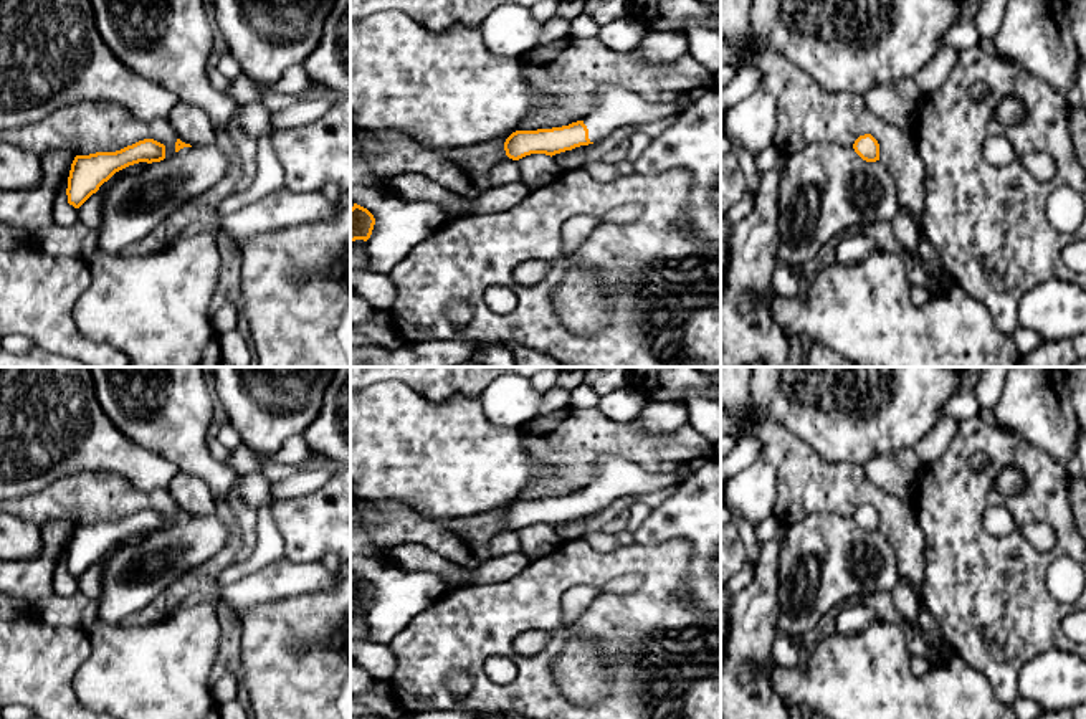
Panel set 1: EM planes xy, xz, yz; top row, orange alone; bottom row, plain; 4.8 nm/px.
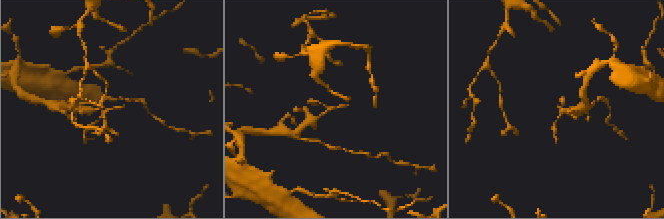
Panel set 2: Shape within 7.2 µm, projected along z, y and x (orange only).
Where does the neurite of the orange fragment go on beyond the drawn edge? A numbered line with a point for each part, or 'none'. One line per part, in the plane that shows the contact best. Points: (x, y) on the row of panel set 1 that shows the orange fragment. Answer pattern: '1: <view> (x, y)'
1: xz (610, 106)

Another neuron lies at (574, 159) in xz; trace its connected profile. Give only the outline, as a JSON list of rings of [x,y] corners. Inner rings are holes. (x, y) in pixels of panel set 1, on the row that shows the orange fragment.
[[[579,147],[552,155],[562,172],[583,169],[587,154]]]

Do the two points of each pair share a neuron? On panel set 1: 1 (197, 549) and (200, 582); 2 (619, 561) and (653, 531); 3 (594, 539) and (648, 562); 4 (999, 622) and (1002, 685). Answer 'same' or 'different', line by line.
1: different
2: different
3: different
4: same

